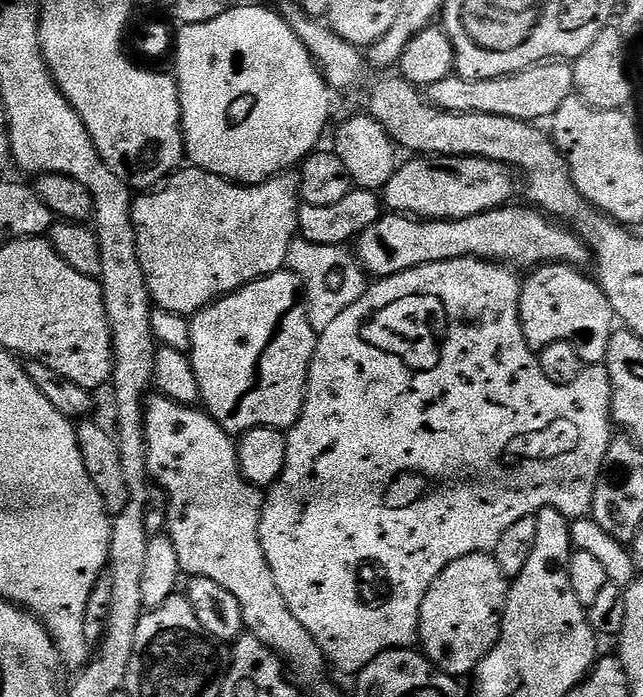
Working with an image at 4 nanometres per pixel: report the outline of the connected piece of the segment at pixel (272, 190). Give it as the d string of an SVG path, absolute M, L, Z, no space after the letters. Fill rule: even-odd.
M195 166L177 170L159 186L137 195L132 201L132 221L134 222L136 241L138 242L138 258L142 262L142 274L146 278L146 286L148 287L148 293L152 295L153 305L162 310L170 310L179 316L191 318L202 311L203 308L208 307L213 300L218 300L230 292L236 292L244 285L255 280L261 280L264 276L281 271L288 263L288 251L292 241L297 239L298 236L297 224L301 205L300 185L295 175L271 176L270 179L264 180L260 184L237 184L209 172L203 172L201 168Z

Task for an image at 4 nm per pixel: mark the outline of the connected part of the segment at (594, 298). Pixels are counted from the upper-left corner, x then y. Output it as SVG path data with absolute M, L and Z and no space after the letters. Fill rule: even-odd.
M542 264L539 268L535 269L531 273L532 276L529 280L525 279L523 281L521 290L520 290L520 325L522 326L522 334L526 338L529 349L539 350L550 346L554 342L562 342L563 340L568 340L573 344L573 346L578 350L578 354L584 360L585 365L591 366L594 364L604 364L608 358L608 347L612 341L612 333L614 331L614 317L612 314L612 307L610 302L606 298L606 294L600 289L599 283L591 275L583 276L581 269L579 267L573 266L571 264Z

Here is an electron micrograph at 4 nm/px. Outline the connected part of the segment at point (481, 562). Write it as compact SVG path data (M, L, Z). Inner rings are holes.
M475 552L466 558L458 558L458 562L450 562L450 566L446 566L442 574L434 578L422 602L418 640L421 645L424 643L422 645L424 655L453 678L471 677L476 667L482 662L482 658L490 654L490 650L496 644L496 639L500 637L500 621L504 603L508 600L509 587L509 577L502 574L495 555Z

